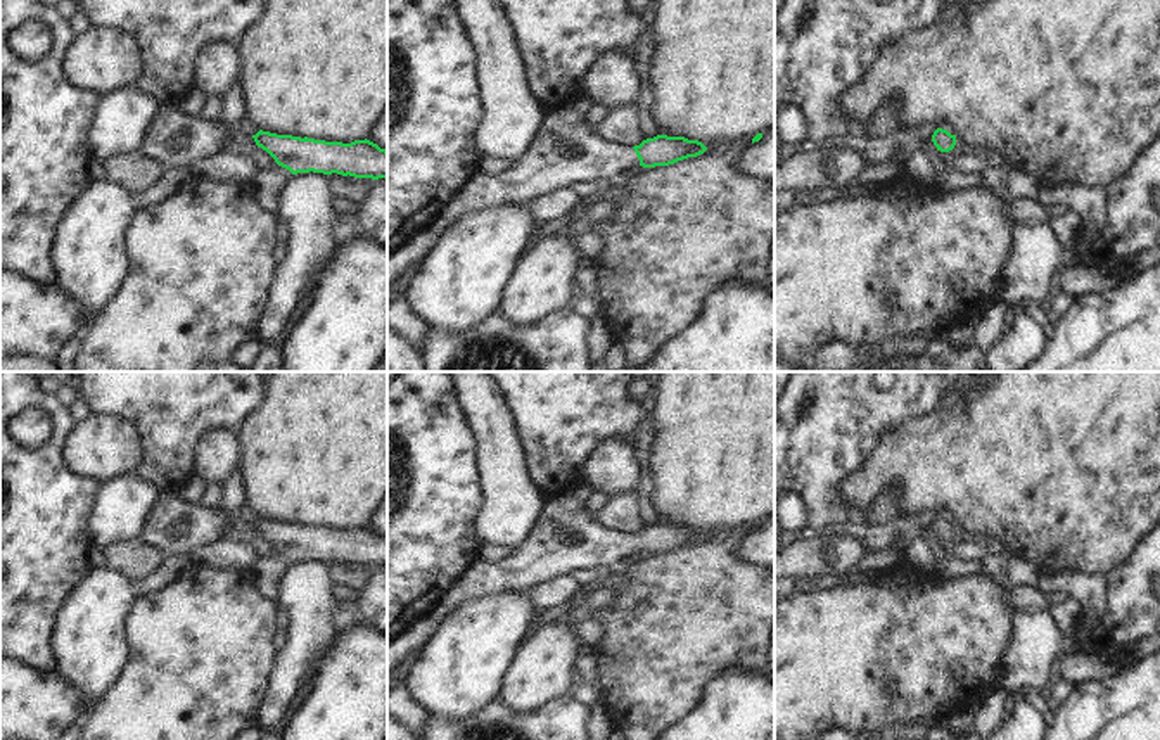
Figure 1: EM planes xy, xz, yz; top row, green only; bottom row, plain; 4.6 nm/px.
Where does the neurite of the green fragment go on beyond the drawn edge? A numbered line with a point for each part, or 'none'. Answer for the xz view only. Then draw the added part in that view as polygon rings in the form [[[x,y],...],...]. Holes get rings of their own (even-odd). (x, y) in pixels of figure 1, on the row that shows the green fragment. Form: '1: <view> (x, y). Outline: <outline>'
1: xz (566, 149). Outline: [[[581,93],[546,109],[524,154],[496,176],[477,173],[453,195],[441,216],[387,256],[387,282],[420,263],[434,240],[460,214],[501,204],[527,206],[532,199],[567,190],[574,183],[615,183],[640,166],[633,147],[600,138],[586,121],[593,100]]]

